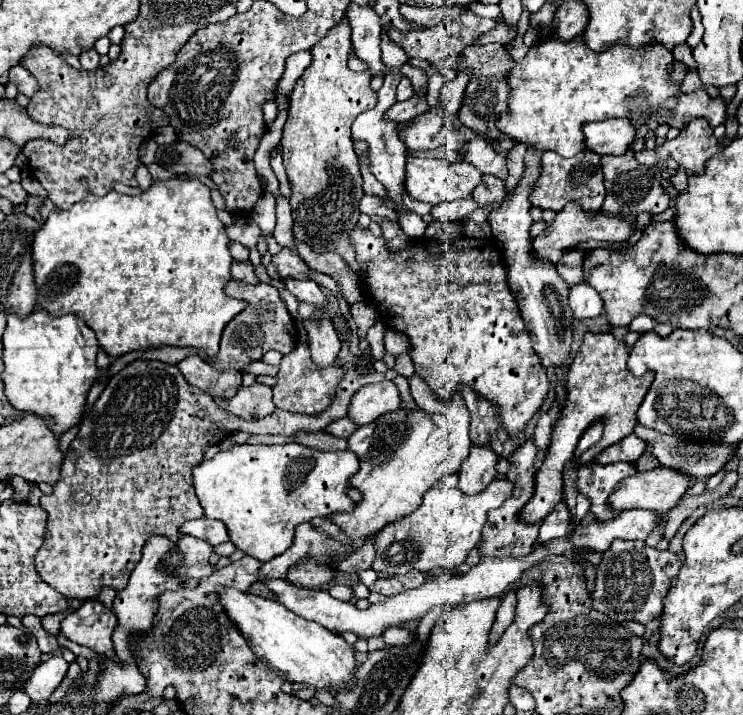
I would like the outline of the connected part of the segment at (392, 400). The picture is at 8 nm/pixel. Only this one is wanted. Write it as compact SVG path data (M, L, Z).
M382 380L378 384L362 386L350 402L348 416L358 424L368 424L388 410L396 410L400 406L400 392L392 380Z

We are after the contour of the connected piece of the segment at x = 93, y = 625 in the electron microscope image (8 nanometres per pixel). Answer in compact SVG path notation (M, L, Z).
M100 600L84 602L76 612L68 614L62 620L60 628L60 632L64 632L68 640L94 650L98 656L108 658L114 664L120 664L120 658L116 656L112 646L114 630L116 614Z

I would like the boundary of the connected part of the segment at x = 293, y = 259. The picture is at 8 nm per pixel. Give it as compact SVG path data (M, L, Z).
M280 248L280 252L272 256L272 264L276 266L282 280L286 280L286 278L308 280L310 266L292 248Z

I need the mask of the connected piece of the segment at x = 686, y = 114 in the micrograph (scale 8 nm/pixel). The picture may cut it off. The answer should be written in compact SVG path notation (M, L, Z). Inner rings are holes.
M696 90L692 94L680 94L676 100L676 128L682 128L690 122L690 118L708 118L708 122L716 128L726 122L726 100L722 96L708 96L706 90Z

